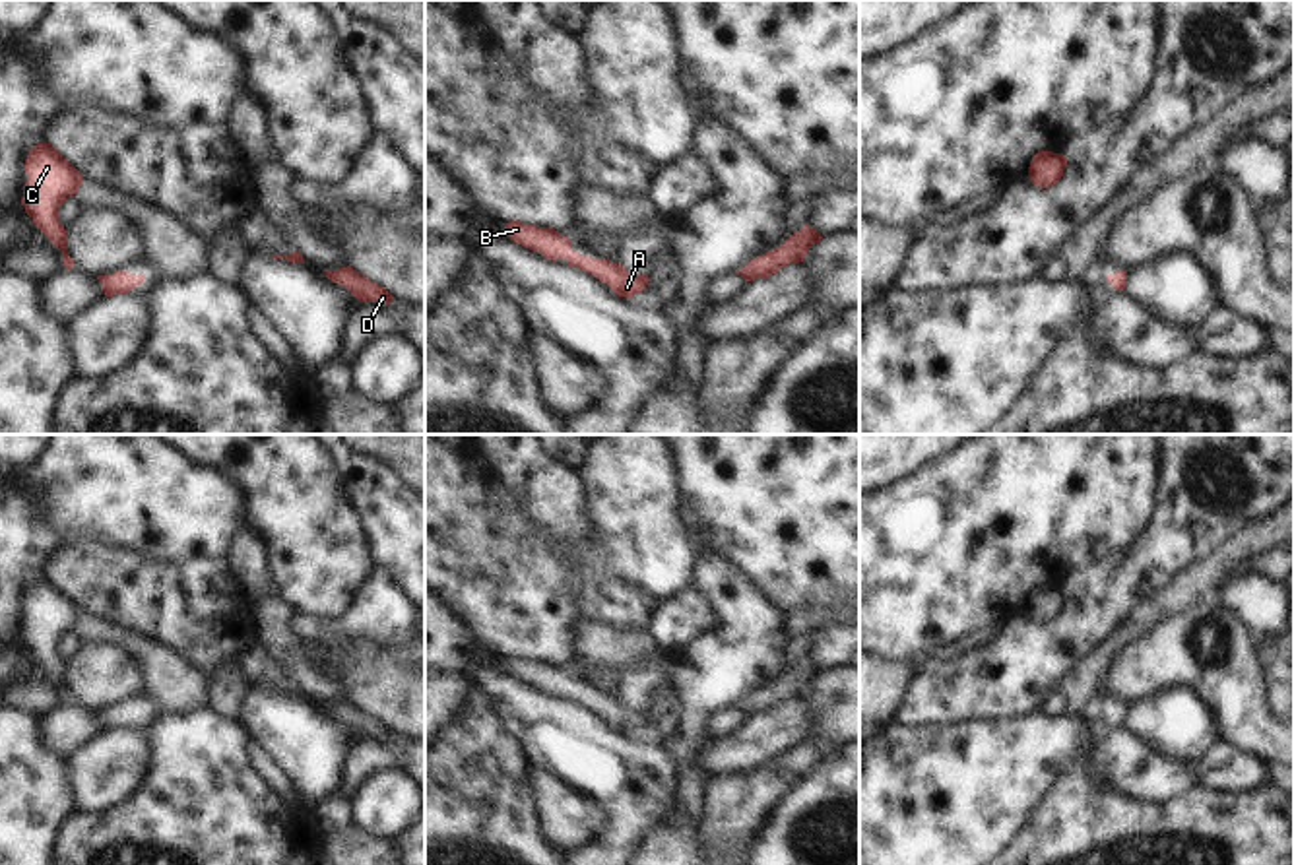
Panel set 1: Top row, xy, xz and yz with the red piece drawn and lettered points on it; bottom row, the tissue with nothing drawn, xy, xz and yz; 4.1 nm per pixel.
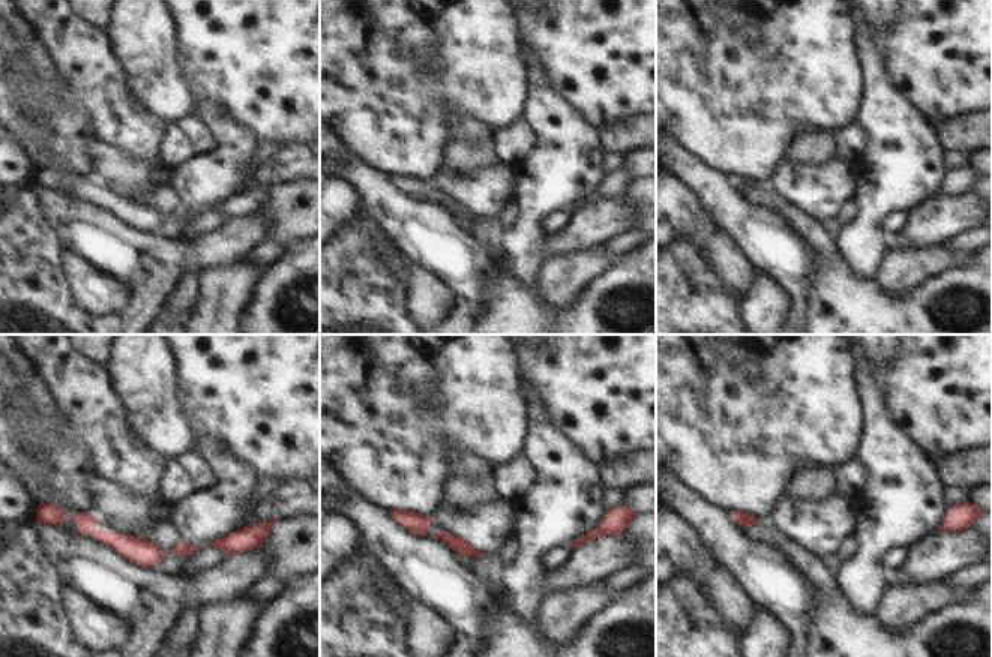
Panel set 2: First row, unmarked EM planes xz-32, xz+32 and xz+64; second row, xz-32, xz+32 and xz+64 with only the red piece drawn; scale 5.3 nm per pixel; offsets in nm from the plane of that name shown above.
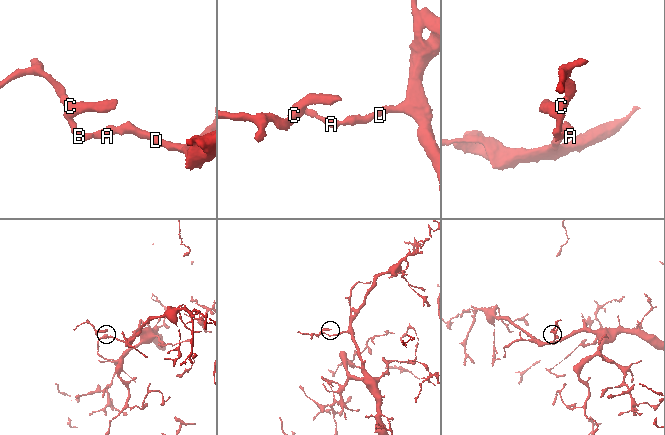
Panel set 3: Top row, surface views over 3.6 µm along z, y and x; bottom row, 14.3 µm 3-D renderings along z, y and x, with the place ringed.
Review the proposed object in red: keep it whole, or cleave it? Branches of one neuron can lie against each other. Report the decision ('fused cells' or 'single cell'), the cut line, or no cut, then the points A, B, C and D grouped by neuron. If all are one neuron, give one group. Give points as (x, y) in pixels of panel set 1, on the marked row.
single cell | no cut | A B C D

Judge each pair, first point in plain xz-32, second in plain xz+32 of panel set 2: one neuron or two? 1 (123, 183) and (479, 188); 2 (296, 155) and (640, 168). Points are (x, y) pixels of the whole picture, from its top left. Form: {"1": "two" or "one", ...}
{"1": "two", "2": "one"}

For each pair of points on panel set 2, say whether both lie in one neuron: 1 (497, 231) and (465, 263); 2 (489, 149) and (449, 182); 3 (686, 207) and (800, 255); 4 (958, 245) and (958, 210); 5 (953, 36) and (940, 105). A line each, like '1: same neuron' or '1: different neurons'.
1: different neurons
2: different neurons
3: different neurons
4: different neurons
5: same neuron

